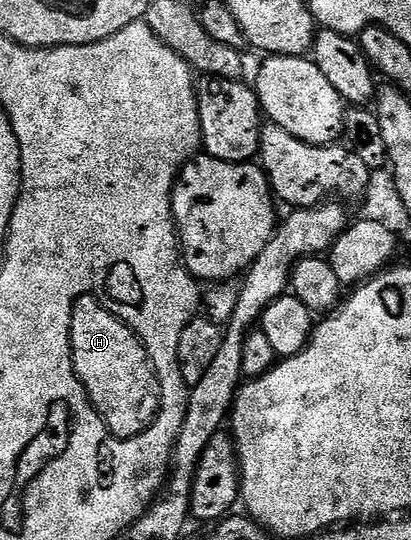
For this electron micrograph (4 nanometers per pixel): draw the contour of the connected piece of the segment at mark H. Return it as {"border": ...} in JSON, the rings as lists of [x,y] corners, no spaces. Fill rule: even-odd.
{"border":[[[84,296],[76,302],[71,311],[71,361],[75,375],[83,383],[87,397],[96,408],[103,423],[108,426],[123,424],[122,439],[131,440],[151,426],[161,411],[163,402],[163,383],[159,380],[159,370],[147,348],[139,340],[138,334],[130,326],[118,320],[116,316],[100,304],[94,296]]]}

